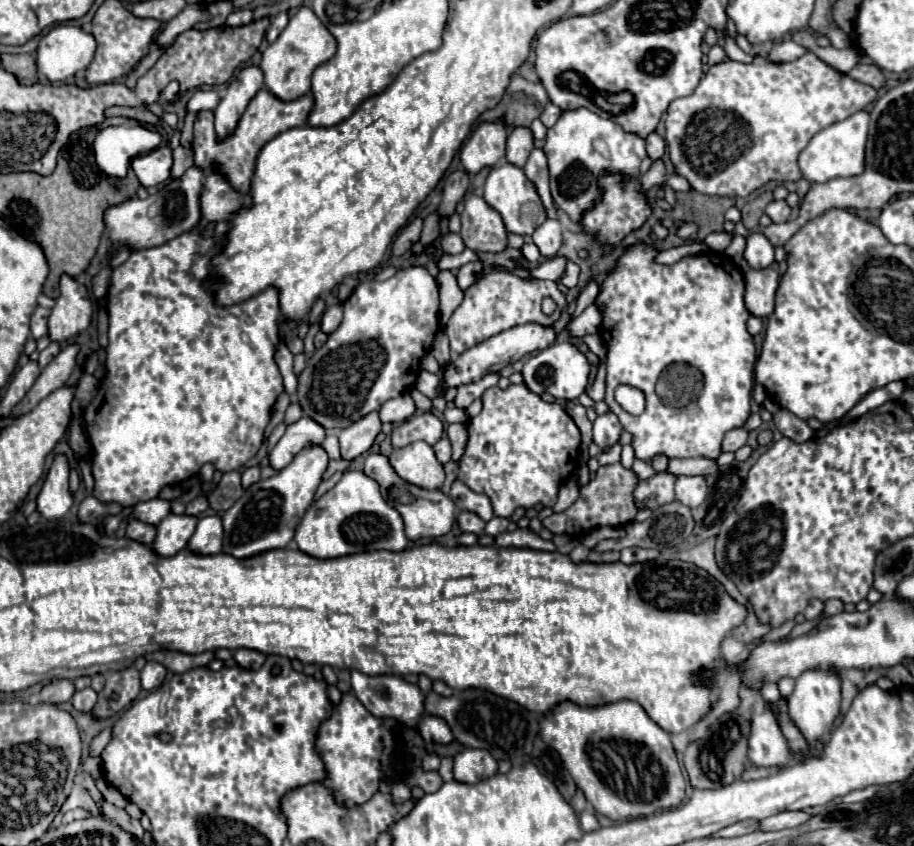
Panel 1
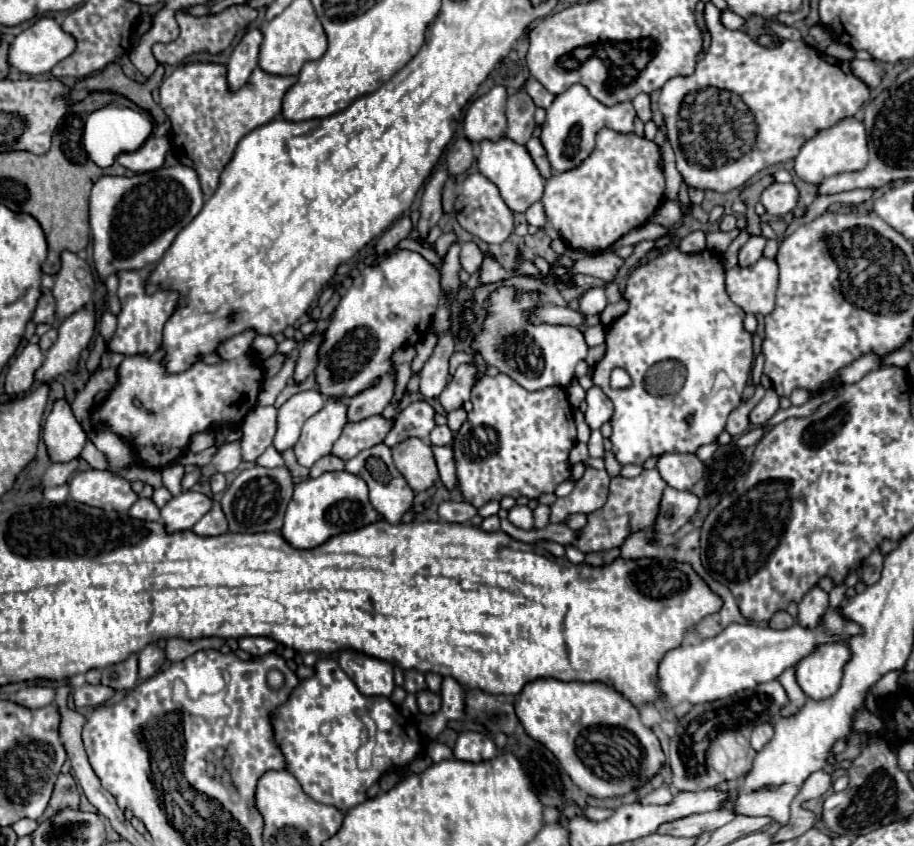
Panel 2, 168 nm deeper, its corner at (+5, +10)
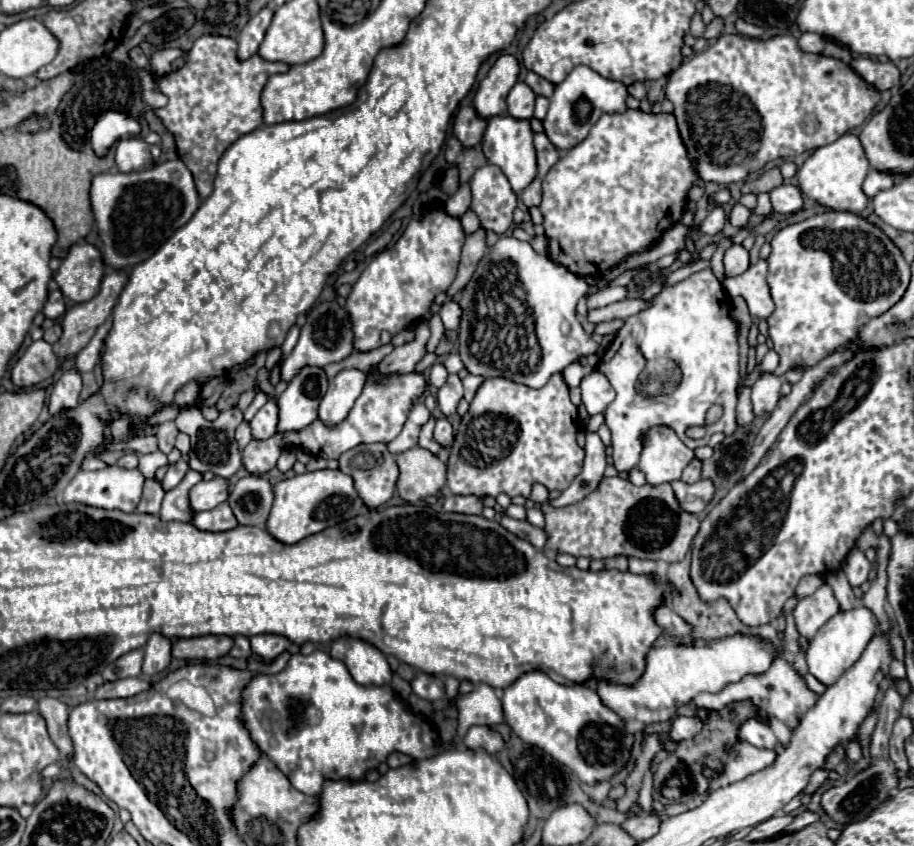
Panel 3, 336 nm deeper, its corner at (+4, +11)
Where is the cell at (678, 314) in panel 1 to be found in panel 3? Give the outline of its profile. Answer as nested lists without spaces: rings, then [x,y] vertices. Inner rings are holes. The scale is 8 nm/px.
[[[712,270],[696,272],[678,284],[664,286],[656,296],[652,296],[652,304],[630,316],[626,324],[618,330],[616,338],[598,362],[598,372],[602,372],[616,390],[616,398],[606,408],[604,416],[606,426],[612,432],[612,460],[618,472],[628,472],[640,462],[640,454],[644,448],[642,436],[654,426],[672,428],[678,438],[692,450],[698,446],[706,446],[714,432],[724,432],[726,436],[732,434],[738,428],[734,416],[740,382],[738,322],[730,314],[730,296],[724,292],[720,280],[712,274]],[[712,404],[720,404],[724,408],[724,414],[718,422],[706,424],[706,412]],[[688,426],[706,426],[706,436],[702,440],[686,438],[684,430]]]

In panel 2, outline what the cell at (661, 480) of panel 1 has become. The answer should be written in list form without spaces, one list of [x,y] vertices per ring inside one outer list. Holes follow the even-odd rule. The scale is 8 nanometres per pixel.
[[[657,469],[641,471],[641,475],[633,479],[625,477],[613,477],[611,487],[609,487],[609,497],[607,503],[597,509],[597,513],[587,515],[585,527],[579,529],[579,537],[573,541],[573,547],[577,547],[583,553],[599,553],[599,551],[609,551],[613,547],[621,547],[625,537],[637,531],[653,531],[655,519],[657,519],[657,509],[661,503],[661,493],[665,489],[665,481],[657,473]]]

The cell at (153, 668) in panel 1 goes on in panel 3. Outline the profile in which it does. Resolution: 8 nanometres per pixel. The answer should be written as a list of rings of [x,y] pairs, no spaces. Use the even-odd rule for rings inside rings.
[[[154,634],[150,636],[150,640],[144,646],[144,664],[142,664],[142,674],[144,676],[156,676],[162,670],[166,670],[166,666],[170,664],[170,640],[164,638],[162,634]]]

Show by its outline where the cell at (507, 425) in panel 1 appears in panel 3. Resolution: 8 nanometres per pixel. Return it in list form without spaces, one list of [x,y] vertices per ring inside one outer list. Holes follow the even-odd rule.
[[[562,374],[552,376],[540,390],[530,390],[524,384],[514,384],[512,380],[486,378],[478,388],[468,414],[456,432],[454,444],[448,456],[448,488],[452,494],[462,496],[498,496],[506,492],[508,496],[530,498],[534,484],[544,484],[548,490],[566,490],[572,480],[580,474],[584,462],[584,450],[576,444],[578,434],[578,410],[570,402],[568,386]],[[494,420],[504,420],[504,428],[496,428]]]

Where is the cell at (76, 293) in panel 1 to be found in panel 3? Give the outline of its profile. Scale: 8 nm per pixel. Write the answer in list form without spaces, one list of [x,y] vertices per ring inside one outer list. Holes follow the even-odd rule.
[[[74,244],[62,260],[54,280],[60,292],[74,304],[88,302],[100,288],[104,276],[102,254],[92,244]]]

